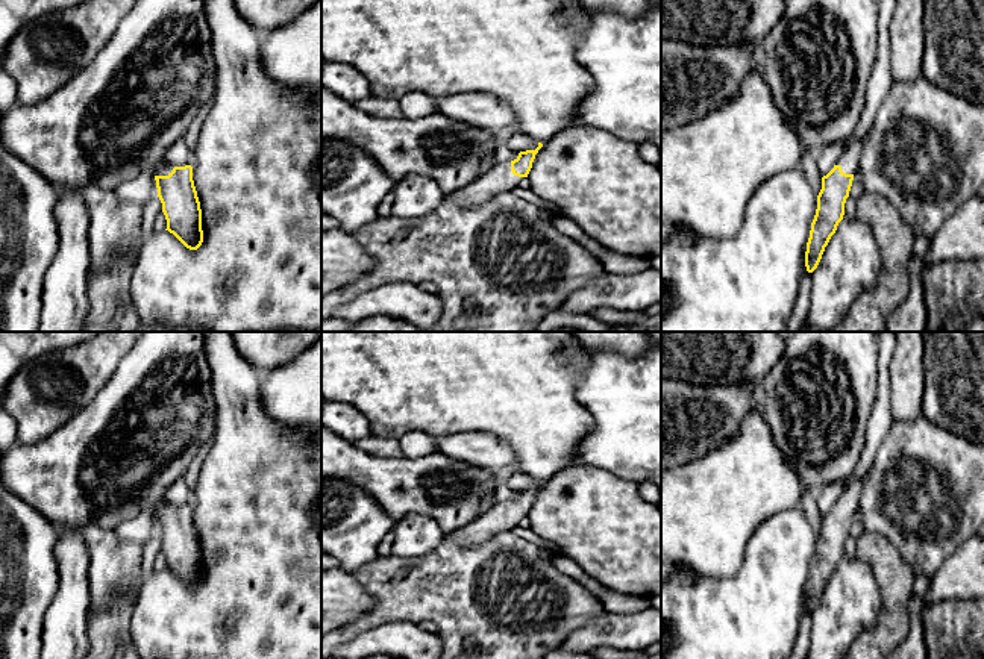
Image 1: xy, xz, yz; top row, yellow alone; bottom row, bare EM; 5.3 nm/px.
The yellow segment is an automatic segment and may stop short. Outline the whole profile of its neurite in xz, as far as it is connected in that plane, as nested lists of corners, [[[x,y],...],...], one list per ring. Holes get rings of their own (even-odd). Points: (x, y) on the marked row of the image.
[[[538,142],[535,150],[520,151],[514,161],[493,165],[472,185],[449,194],[447,198],[462,209],[472,209],[485,203],[488,198],[493,198],[499,192],[512,191],[519,186],[522,177],[528,177],[535,155],[541,147],[543,144]]]

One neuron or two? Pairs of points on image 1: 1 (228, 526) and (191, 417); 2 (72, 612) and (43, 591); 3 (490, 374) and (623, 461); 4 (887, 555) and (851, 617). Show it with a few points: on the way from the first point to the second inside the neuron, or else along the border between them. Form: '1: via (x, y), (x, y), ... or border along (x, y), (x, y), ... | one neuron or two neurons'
1: border along (216, 403), (213, 438) | two neurons
2: border along (56, 562), (58, 588), (41, 630) | two neurons
3: border along (579, 402), (593, 429), (575, 464) | two neurons
4: border along (855, 556), (871, 568), (880, 596), (878, 612) | two neurons

